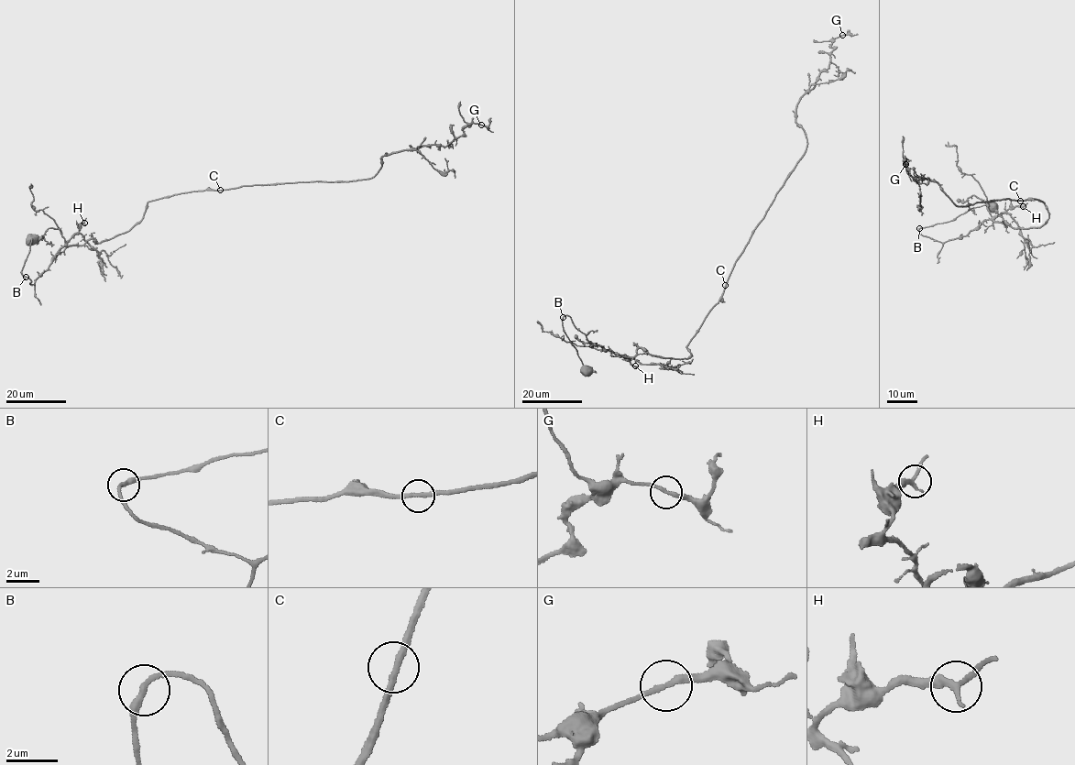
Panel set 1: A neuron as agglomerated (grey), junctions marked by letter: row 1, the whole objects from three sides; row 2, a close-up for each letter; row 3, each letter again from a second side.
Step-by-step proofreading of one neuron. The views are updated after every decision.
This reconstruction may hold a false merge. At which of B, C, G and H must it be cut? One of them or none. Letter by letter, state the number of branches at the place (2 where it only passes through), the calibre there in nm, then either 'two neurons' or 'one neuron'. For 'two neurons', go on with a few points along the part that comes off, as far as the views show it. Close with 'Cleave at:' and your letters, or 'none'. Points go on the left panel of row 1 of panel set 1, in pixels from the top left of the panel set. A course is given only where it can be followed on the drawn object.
B: branches 2; calibre 240 nm; one neuron
C: branches 2; calibre 240 nm; one neuron
G: branches 2; calibre 220 nm; one neuron
H: branches 2; calibre 240 nm; one neuron
Cleave at: none

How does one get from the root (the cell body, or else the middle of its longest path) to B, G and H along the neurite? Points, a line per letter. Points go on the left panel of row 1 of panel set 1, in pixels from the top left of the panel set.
B: (32, 238), (21, 271), (27, 277)
G: (32, 238), (32, 285), (61, 247), (128, 232), (148, 202), (368, 179), (383, 156), (480, 125)
H: (32, 238), (21, 271), (32, 285), (47, 270), (60, 249), (67, 245), (84, 223)

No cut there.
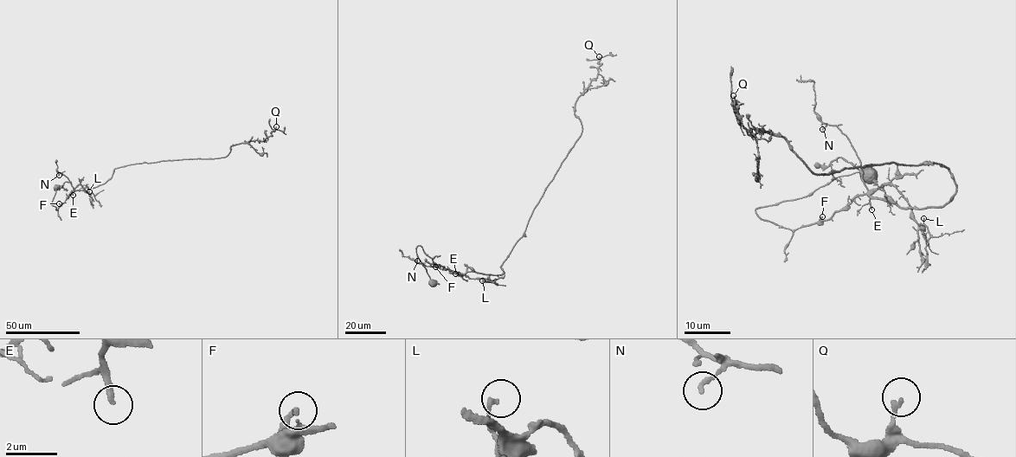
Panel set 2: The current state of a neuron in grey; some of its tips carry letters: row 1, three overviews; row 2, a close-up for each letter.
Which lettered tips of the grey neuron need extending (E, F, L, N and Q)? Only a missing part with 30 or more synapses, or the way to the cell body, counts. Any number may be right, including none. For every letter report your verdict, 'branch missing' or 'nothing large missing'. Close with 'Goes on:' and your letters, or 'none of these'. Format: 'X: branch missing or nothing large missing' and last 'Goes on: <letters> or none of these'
E: branch missing
F: nothing large missing
L: nothing large missing
N: nothing large missing
Q: nothing large missing
Goes on: E

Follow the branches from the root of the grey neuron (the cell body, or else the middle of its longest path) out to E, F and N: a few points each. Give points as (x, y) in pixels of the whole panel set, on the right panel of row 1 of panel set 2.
E: (867, 173), (838, 177), (806, 196), (755, 210), (794, 229), (828, 220), (861, 195), (870, 197), (871, 209)
F: (867, 173), (860, 171), (838, 177), (806, 196), (755, 210), (762, 219), (789, 229), (813, 225), (822, 216)
N: (867, 173), (757, 215), (795, 229), (868, 191), (849, 138), (822, 129)

